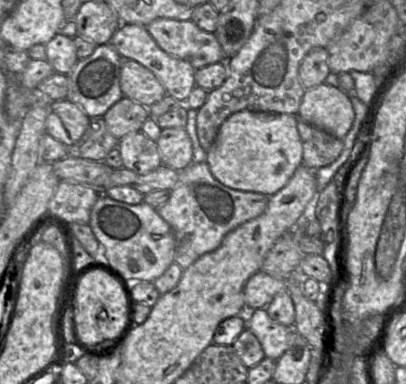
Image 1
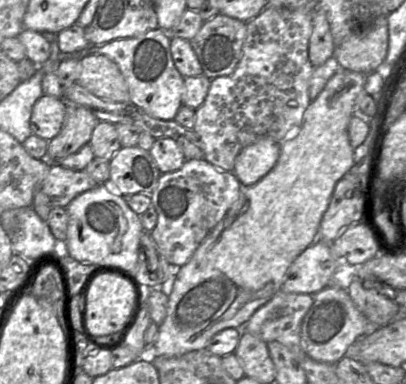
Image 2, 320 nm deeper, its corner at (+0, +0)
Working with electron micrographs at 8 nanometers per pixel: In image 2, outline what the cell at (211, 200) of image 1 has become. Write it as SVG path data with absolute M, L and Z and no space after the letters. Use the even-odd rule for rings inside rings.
M204 158L187 159L179 170L160 175L157 186L150 194L158 215L157 224L150 235L171 265L183 266L191 258L208 233L238 200L240 186L241 183L233 172L219 170Z

